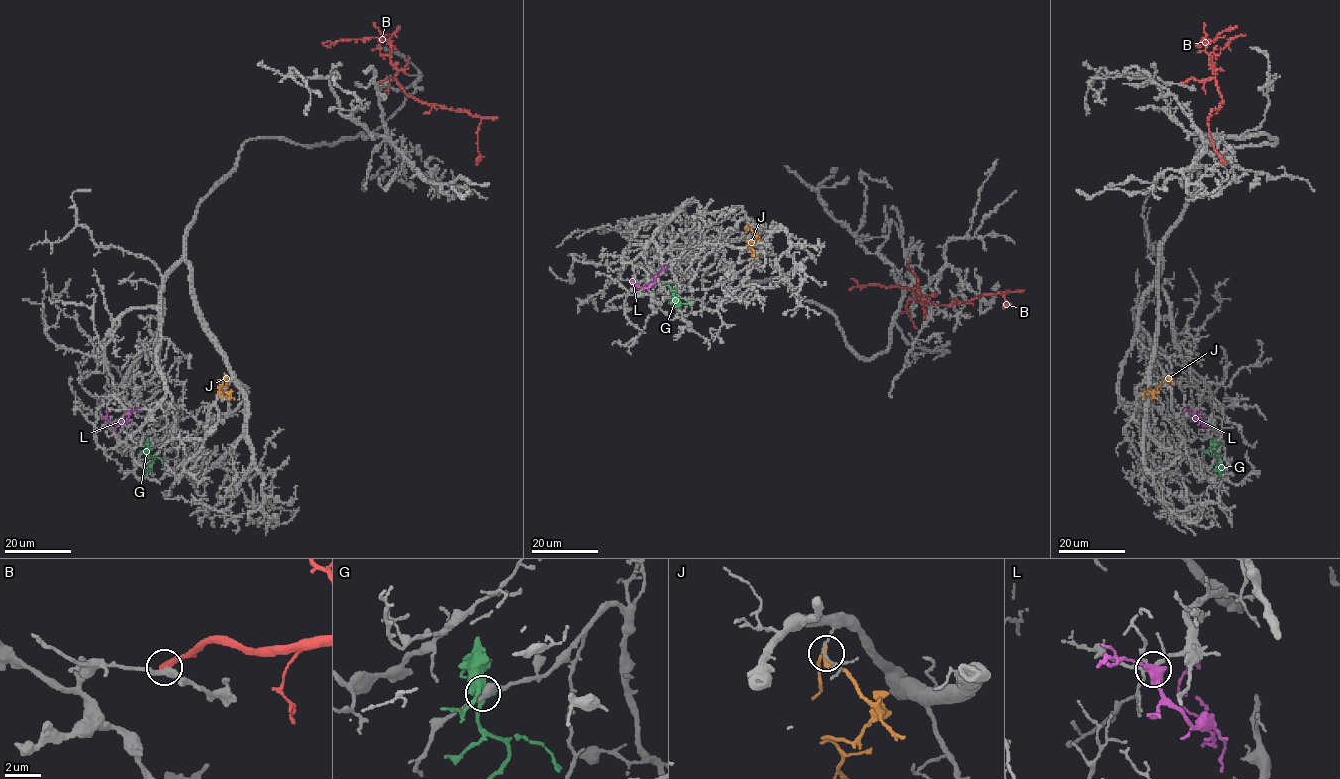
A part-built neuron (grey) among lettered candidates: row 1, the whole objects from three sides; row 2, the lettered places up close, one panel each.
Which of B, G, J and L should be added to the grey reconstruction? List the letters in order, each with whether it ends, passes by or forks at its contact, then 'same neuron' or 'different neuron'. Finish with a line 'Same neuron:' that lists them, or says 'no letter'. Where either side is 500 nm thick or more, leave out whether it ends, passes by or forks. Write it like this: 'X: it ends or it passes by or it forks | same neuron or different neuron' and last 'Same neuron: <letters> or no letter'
B: it ends | different neuron
G: it forks | different neuron
J: it passes by | different neuron
L: different neuron
Same neuron: no letter

